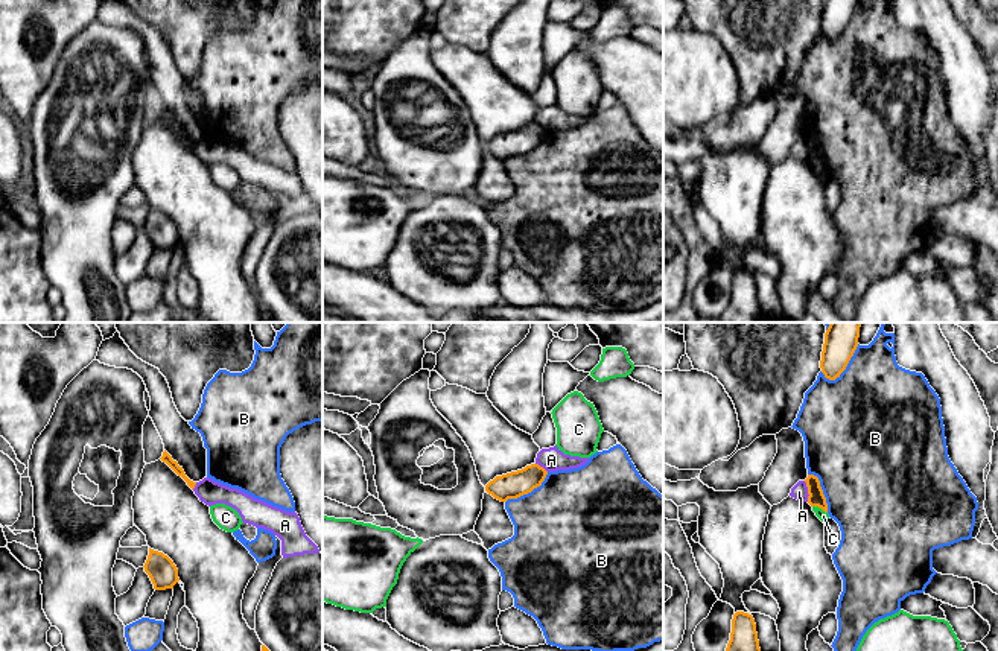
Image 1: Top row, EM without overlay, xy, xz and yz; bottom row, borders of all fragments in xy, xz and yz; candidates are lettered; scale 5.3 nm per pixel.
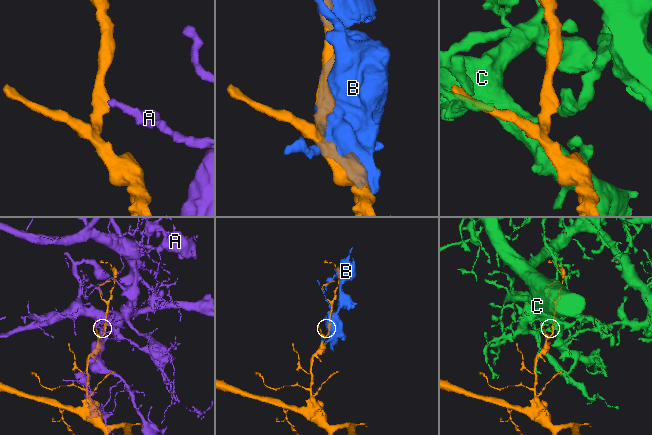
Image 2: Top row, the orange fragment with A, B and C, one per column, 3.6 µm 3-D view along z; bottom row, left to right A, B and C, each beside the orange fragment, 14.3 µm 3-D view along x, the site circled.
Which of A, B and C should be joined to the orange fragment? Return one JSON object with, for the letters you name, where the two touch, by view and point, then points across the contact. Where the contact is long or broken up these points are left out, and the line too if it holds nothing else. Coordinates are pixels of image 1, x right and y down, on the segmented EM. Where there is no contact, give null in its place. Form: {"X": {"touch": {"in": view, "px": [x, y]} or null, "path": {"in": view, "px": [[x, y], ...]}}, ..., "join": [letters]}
{"join": []}

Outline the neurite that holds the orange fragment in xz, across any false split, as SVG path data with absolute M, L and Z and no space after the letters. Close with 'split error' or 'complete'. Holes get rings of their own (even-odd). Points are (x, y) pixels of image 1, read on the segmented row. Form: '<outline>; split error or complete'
M539 464L526 465L522 470L496 476L485 485L485 491L501 502L517 499L540 487L548 472Z; complete

